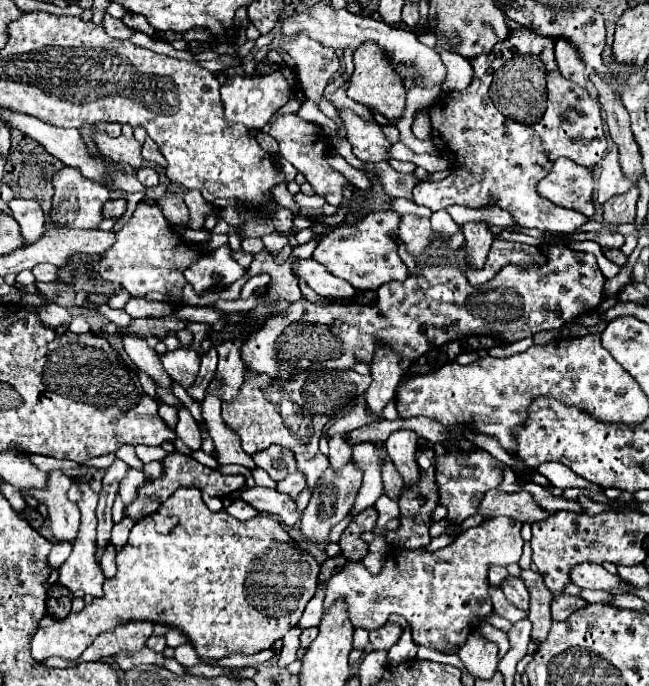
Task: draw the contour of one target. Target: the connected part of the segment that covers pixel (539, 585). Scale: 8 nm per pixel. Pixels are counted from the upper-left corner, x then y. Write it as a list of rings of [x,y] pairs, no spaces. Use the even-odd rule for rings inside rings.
[[[524,569],[520,573],[522,581],[526,583],[528,591],[530,591],[530,611],[528,611],[528,619],[532,621],[532,639],[534,641],[544,641],[550,625],[552,625],[552,617],[550,617],[550,599],[552,593],[548,591],[548,587],[544,587],[544,581],[538,573]]]

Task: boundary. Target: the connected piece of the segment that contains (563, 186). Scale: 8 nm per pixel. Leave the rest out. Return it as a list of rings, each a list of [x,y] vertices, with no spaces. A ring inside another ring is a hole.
[[[558,159],[540,183],[538,193],[552,201],[558,207],[574,209],[582,215],[594,217],[594,203],[592,203],[592,171],[572,163],[570,159]]]

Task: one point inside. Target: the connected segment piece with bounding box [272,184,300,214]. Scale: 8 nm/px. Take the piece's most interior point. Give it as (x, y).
(281, 195)

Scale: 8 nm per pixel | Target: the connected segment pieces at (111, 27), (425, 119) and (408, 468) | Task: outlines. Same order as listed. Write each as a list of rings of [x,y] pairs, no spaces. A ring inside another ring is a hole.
[[[108,13],[104,15],[104,29],[106,29],[106,33],[108,33],[110,37],[114,37],[114,39],[130,39],[130,37],[136,33],[134,29],[126,27],[122,21],[116,21],[116,19],[110,17]]]
[[[418,112],[412,124],[412,132],[415,137],[426,140],[431,137],[432,126],[428,113]]]
[[[410,429],[394,431],[386,439],[386,451],[392,457],[404,483],[408,483],[408,485],[412,485],[420,479],[420,471],[418,471],[418,463],[416,463],[416,441],[418,441],[418,435]]]

